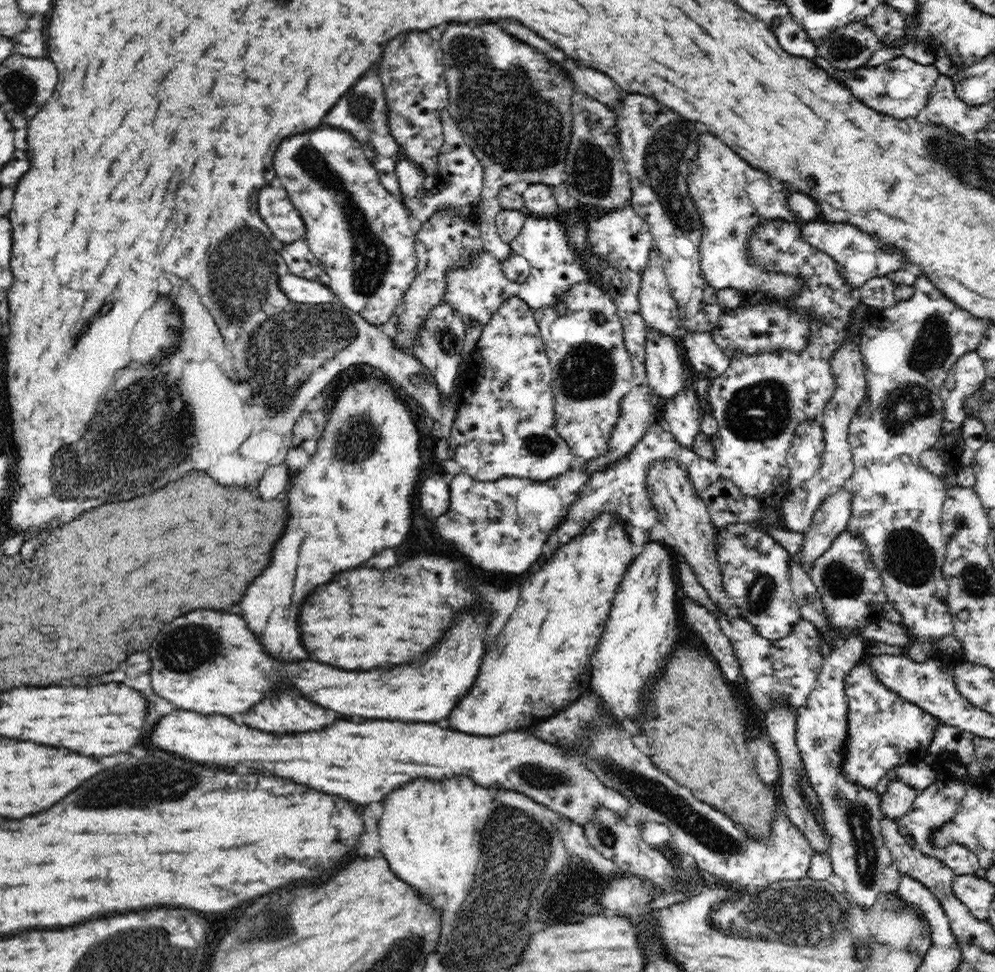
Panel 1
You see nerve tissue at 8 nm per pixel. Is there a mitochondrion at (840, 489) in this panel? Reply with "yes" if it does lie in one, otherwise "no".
no

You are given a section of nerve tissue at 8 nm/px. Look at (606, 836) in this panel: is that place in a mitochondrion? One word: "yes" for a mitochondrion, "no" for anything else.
yes

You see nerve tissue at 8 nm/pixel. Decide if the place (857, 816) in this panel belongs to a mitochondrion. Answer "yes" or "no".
yes

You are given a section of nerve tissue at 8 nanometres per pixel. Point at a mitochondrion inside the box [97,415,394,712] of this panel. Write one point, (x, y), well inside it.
(189, 647)

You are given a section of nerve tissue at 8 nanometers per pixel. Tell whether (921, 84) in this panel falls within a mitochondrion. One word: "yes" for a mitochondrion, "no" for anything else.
no

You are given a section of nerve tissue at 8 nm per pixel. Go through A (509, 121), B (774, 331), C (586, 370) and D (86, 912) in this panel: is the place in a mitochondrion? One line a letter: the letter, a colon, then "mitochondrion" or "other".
A: mitochondrion
B: other
C: mitochondrion
D: other

